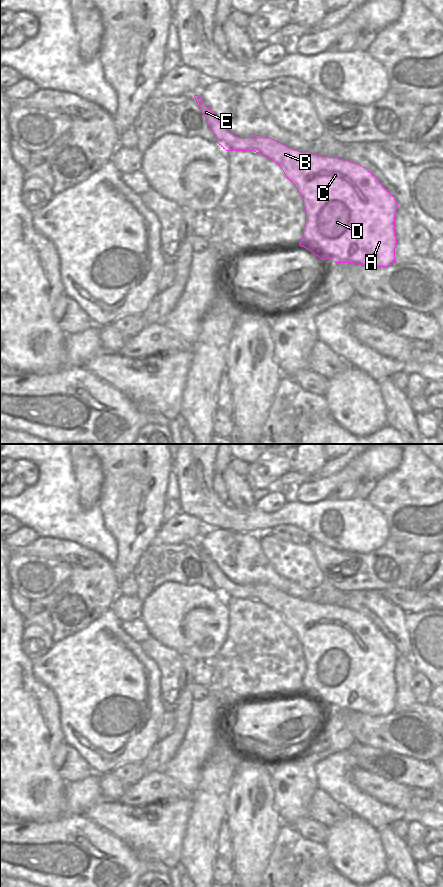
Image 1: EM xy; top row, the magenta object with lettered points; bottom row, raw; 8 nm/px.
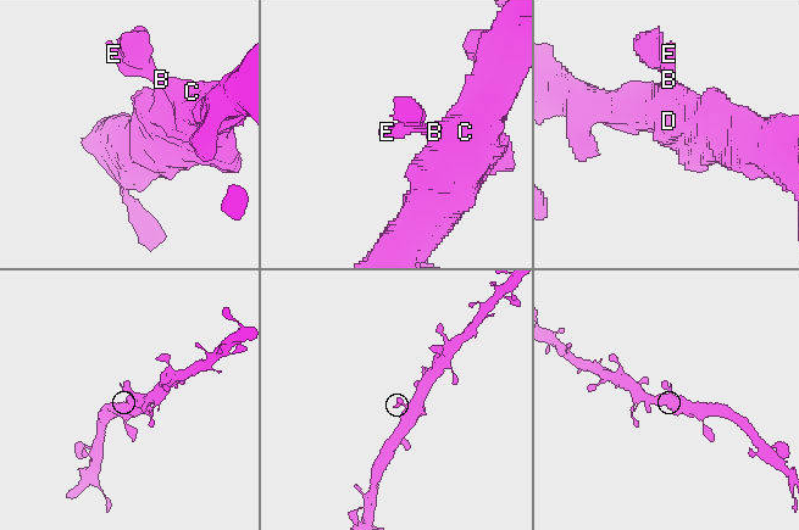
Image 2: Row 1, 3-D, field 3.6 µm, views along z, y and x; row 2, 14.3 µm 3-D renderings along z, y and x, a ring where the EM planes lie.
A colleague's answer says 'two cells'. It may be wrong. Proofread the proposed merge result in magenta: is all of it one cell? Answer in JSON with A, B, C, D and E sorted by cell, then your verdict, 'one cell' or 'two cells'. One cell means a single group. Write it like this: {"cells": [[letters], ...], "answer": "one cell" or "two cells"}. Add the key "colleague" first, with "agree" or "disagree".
{"colleague": "disagree", "cells": [["A", "B", "C", "D", "E"]], "answer": "one cell"}

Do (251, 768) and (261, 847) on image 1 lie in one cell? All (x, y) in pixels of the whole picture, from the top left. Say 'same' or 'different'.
same

